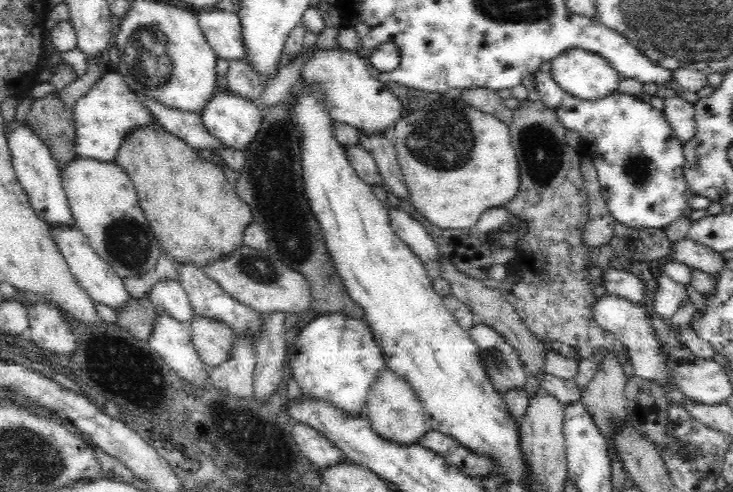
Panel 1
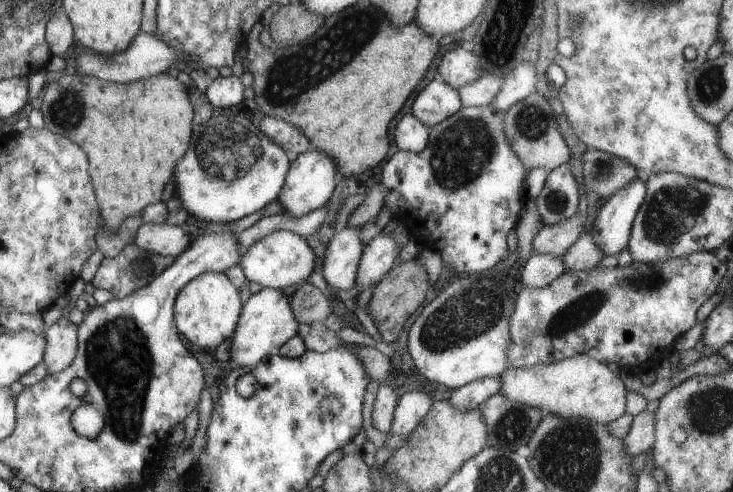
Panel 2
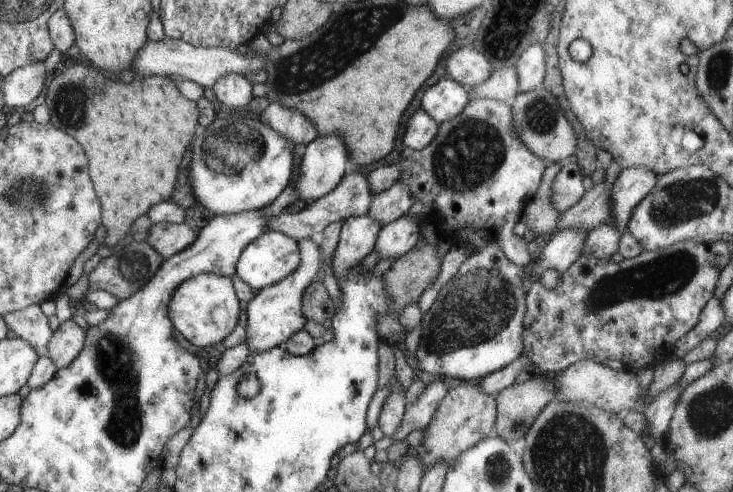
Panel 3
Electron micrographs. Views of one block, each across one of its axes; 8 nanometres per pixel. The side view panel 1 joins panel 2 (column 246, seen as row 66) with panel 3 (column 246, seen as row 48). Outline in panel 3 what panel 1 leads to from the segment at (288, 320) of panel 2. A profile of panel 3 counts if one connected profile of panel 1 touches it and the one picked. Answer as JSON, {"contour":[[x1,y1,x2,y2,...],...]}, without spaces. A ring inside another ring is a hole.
{"contour":[[309,238,309,240,299,240,297,242,299,252,301,252,301,264,299,268,281,280,279,284,273,284,269,288,259,290,247,304,245,304,245,316,247,316,247,330,245,330,245,342,251,354,261,354,271,348,283,346,293,334,301,332,307,324,303,316,303,292,311,284,311,280,317,280,319,272,319,240]]}

